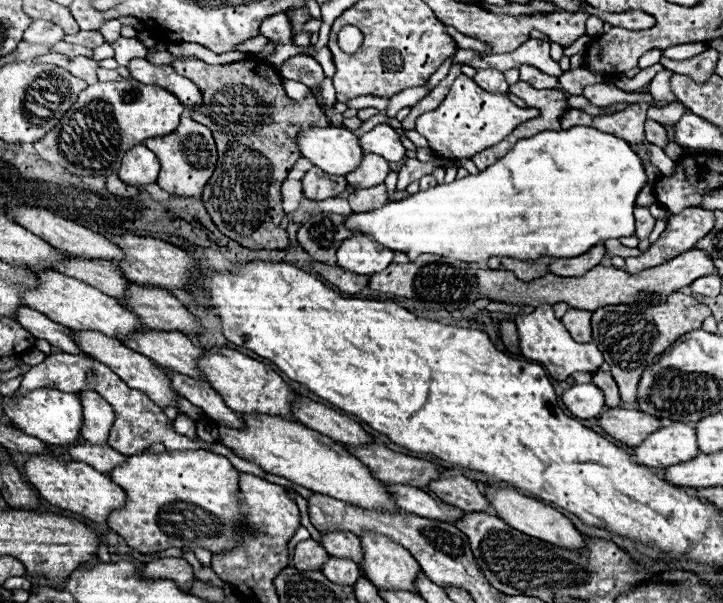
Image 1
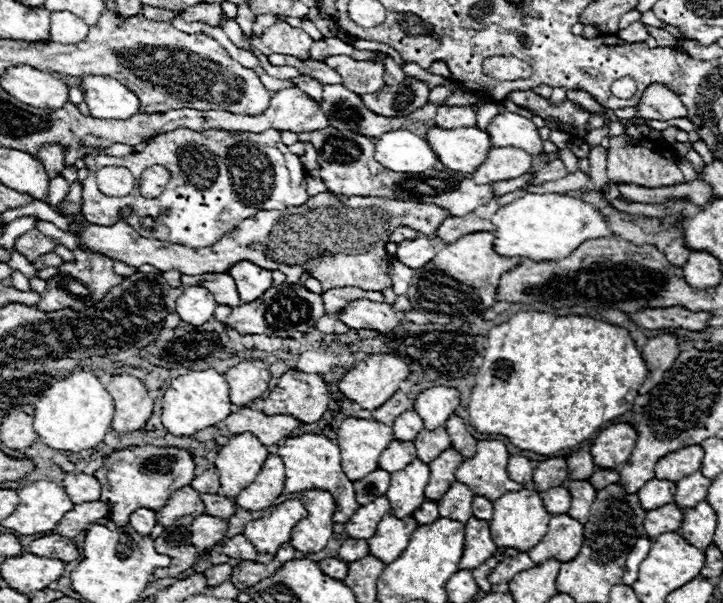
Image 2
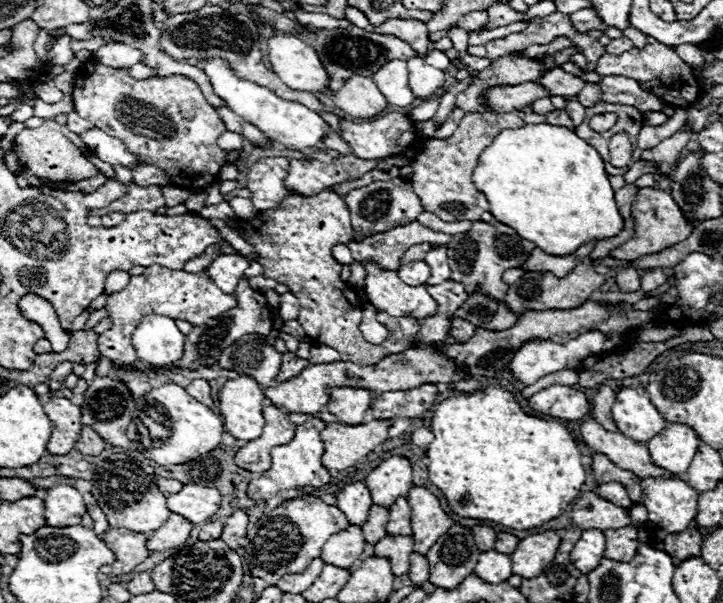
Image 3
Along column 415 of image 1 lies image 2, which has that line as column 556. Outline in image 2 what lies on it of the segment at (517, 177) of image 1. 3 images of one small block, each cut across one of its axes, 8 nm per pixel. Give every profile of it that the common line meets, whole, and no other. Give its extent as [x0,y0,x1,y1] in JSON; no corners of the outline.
[494,194,612,262]

